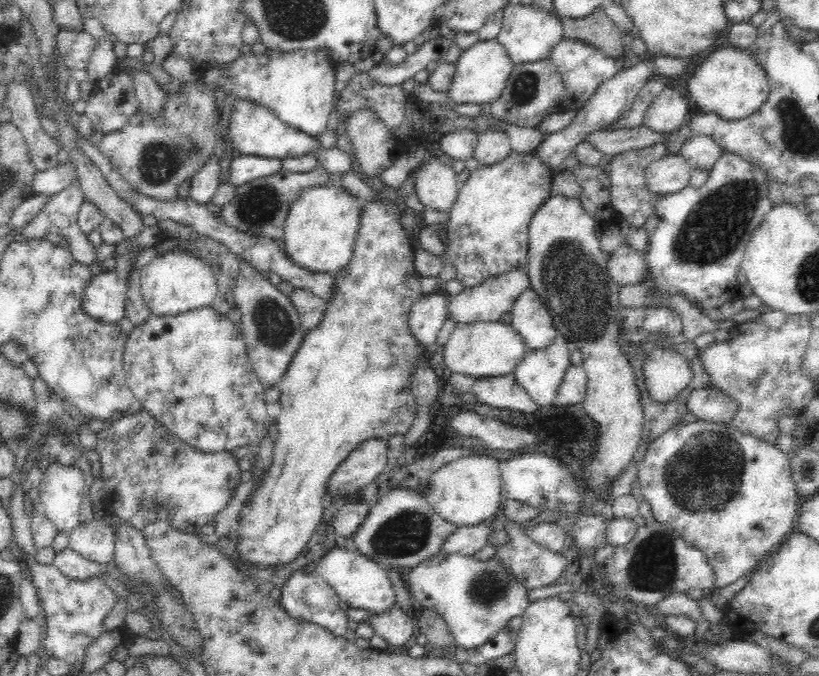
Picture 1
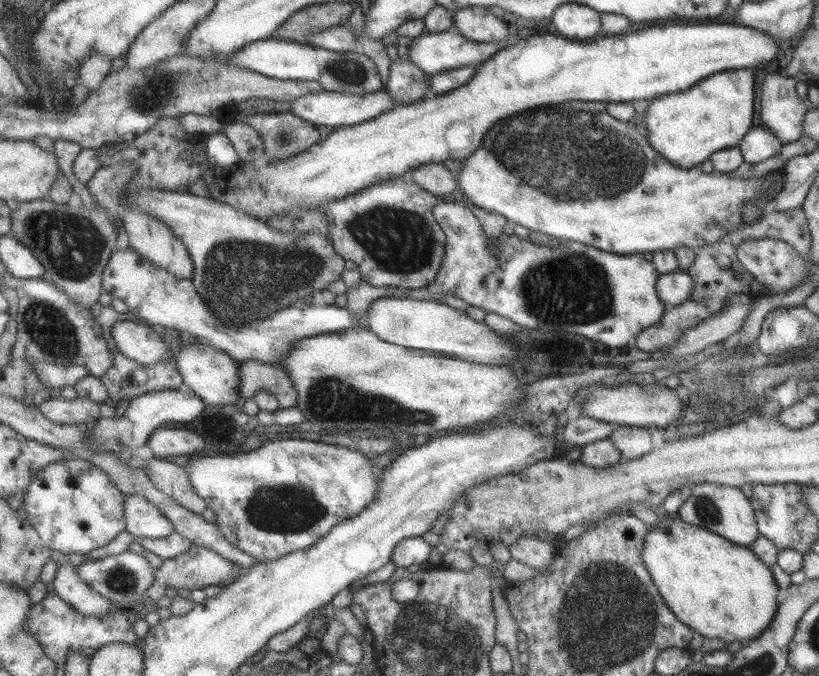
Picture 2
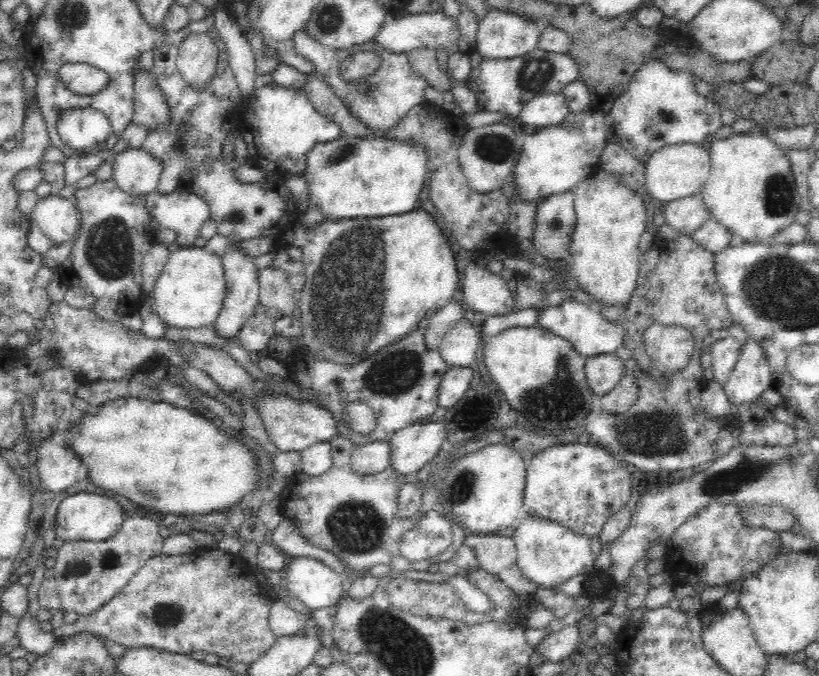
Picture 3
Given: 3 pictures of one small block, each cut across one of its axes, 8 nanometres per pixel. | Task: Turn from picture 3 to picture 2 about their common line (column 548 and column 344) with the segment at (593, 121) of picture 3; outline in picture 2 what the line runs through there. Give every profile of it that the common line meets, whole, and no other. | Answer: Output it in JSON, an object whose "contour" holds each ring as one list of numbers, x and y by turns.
{"contour":[[709,22,709,24,691,24,691,26,679,26,679,24,669,24,669,26,653,26,653,28,639,28,639,30,633,30,629,35,617,35,615,37,595,38,591,42,579,42,579,40,569,40,569,38,563,38,562,35,553,32,551,34,543,34,543,36,533,36,529,40,520,40,517,44,511,44,507,47,501,48,500,51,492,56,490,60,485,61,479,66,477,72,473,75,471,81,451,92,437,95,432,99,421,99,420,101,414,102,413,104,400,104,397,105,393,110,380,114,377,118,362,122,355,126,344,126,333,128,326,139,320,143,314,144,309,150,298,154,298,156,292,156,287,160,281,162,268,162,265,166,255,166,254,163,246,163,245,166,238,163,227,168,221,168,220,166,211,166,210,169,202,176,202,180,205,180,209,189,209,197,213,197,223,202,231,203,233,206,239,207,241,210,246,210,249,214,254,217,269,220,273,215,281,213,284,215,288,210,301,207,302,209,317,209,320,206,345,198,347,195,358,193,360,190,366,189,367,187,379,184,380,182,391,180,397,177,407,177,409,172,419,168,422,164,441,164,445,160,457,160,463,162,466,158,469,158,472,154,475,154,477,148,483,146,483,140,487,136,487,130,491,130,495,126,495,122,499,122,501,118,509,118,517,112,525,112,526,110,541,107,543,105,559,105,561,103,577,102,579,99,587,102,633,102,636,100,649,101,659,95,666,95,669,93,678,93,691,88,696,82,699,82,702,78,707,75,715,74,717,72,723,72,731,69,751,69,755,67,759,69,759,66,771,62,777,52,779,52,779,42,765,34,765,32,748,27,738,26,733,23,726,22]]}

